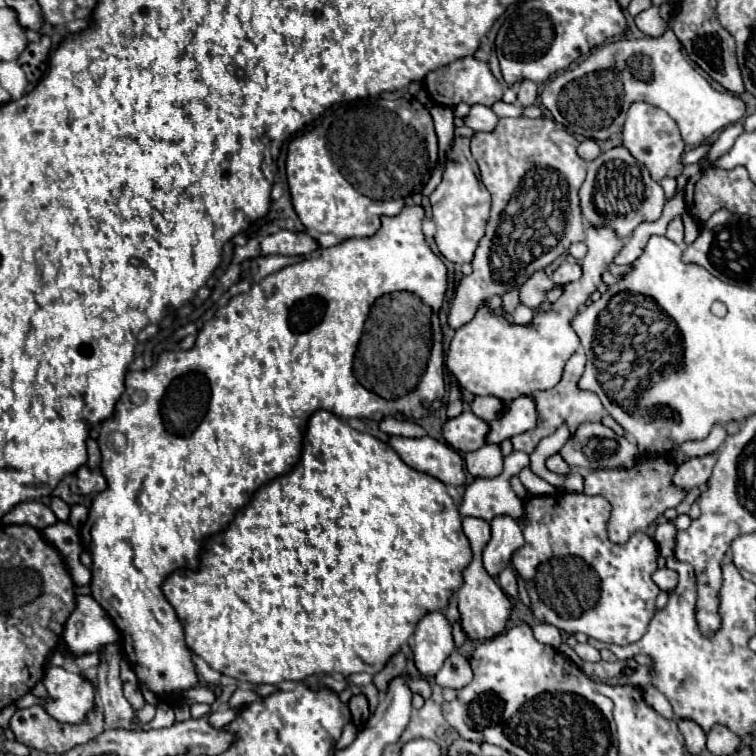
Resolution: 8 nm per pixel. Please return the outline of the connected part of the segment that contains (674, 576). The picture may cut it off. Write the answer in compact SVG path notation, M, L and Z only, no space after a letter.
M668 567L656 569L654 575L652 575L652 579L654 579L654 583L656 583L662 591L666 591L666 593L670 593L670 591L678 585L678 573L674 573L674 571L668 569Z

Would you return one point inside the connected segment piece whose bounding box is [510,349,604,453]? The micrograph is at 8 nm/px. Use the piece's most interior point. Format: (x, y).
(565, 404)

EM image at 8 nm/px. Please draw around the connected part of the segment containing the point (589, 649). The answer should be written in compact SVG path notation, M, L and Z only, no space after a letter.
M584 643L584 645L576 645L574 647L574 651L584 659L584 661L598 661L600 659L600 653L598 653L598 649L594 649L592 645L588 645L588 643Z

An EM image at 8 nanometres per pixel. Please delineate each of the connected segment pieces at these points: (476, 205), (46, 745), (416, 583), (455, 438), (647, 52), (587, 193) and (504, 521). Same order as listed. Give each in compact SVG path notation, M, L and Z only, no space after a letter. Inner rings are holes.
M468 137L454 139L450 155L444 163L442 183L430 195L430 203L432 203L434 221L436 221L436 245L440 253L456 265L470 263L478 247L478 241L484 235L484 227L486 227L488 213L490 213L490 193L480 181L476 165L470 157Z
M34 705L28 709L18 709L10 719L10 729L12 729L18 743L24 743L26 747L34 747L38 751L44 751L48 755L62 755L64 751L70 751L72 747L86 743L86 741L96 737L96 709L94 709L94 713L88 715L88 721L84 725L72 725L70 727L70 725L62 725L62 723L54 721L44 711L44 707Z
M320 409L312 413L308 421L308 429L302 443L302 459L298 461L298 465L290 473L276 477L274 481L260 487L254 493L252 501L236 513L234 521L224 531L210 535L204 541L198 569L174 571L162 583L162 593L174 607L184 627L186 645L212 669L238 681L250 681L256 685L278 685L282 681L304 681L306 677L316 673L342 673L346 677L362 671L372 675L378 673L386 665L386 661L402 647L402 643L410 639L416 623L426 613L446 609L448 599L462 585L462 571L470 561L472 551L466 541L466 535L462 533L462 517L452 497L446 493L446 485L436 477L430 477L428 473L420 473L408 467L400 459L400 455L384 441L368 433L360 433L352 429L344 419Z
M464 411L462 415L448 419L444 425L444 439L456 451L476 451L484 445L484 437L488 433L488 423L476 417L472 411Z
M666 29L658 39L620 39L598 47L576 67L558 73L546 83L540 99L554 121L588 139L608 139L612 133L622 131L628 107L634 101L646 101L664 109L678 123L684 143L694 147L706 143L716 131L730 123L738 123L746 109L740 95L716 91L696 73L672 29Z
M622 145L604 151L600 157L588 163L588 175L580 187L580 207L588 225L614 229L618 237L626 239L640 223L658 221L664 203L666 197L662 187L648 175L648 169L636 161Z
M512 517L492 519L492 539L484 547L482 561L488 575L498 575L510 565L510 557L516 549L524 545L522 529Z

